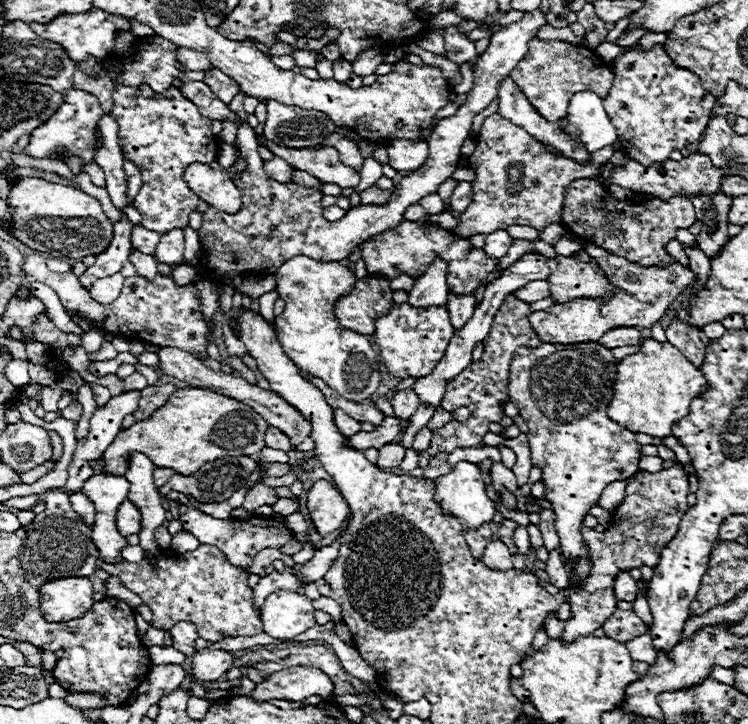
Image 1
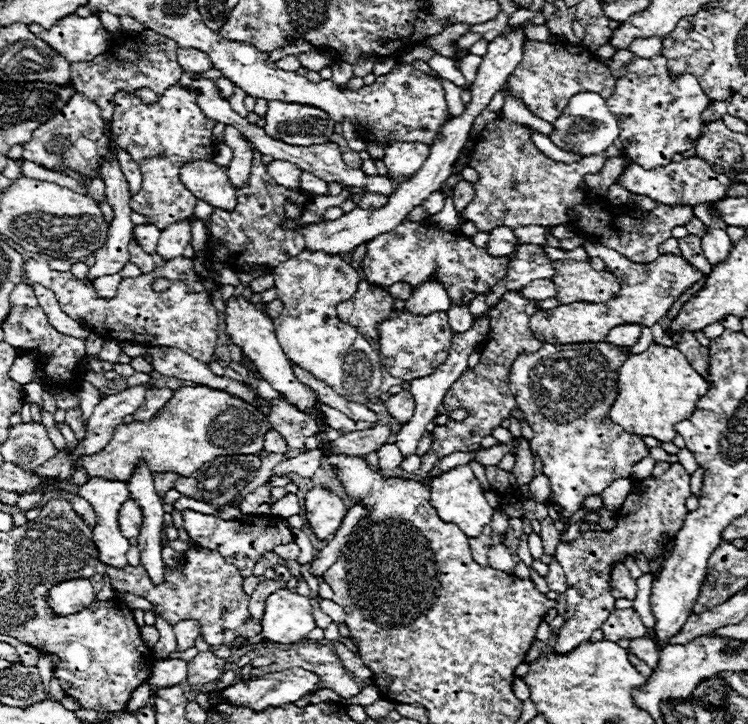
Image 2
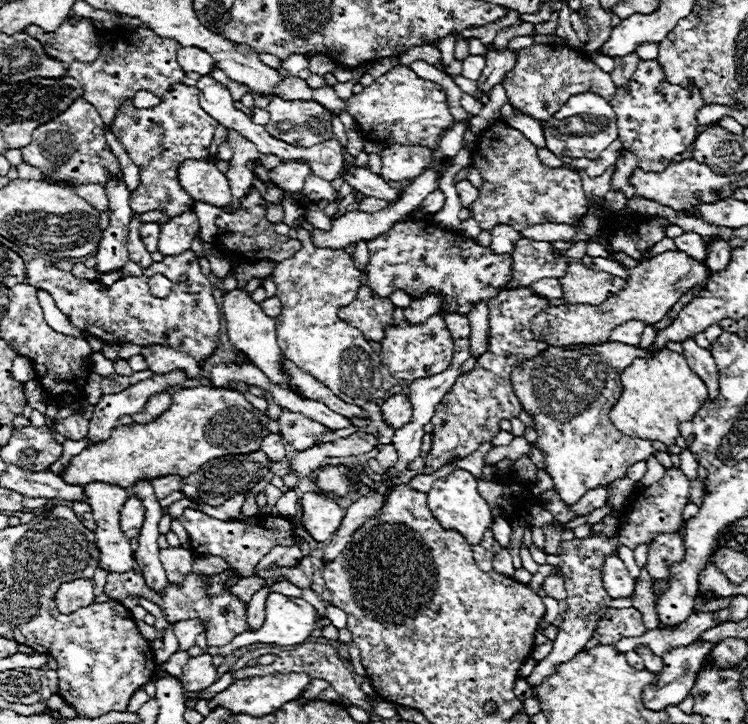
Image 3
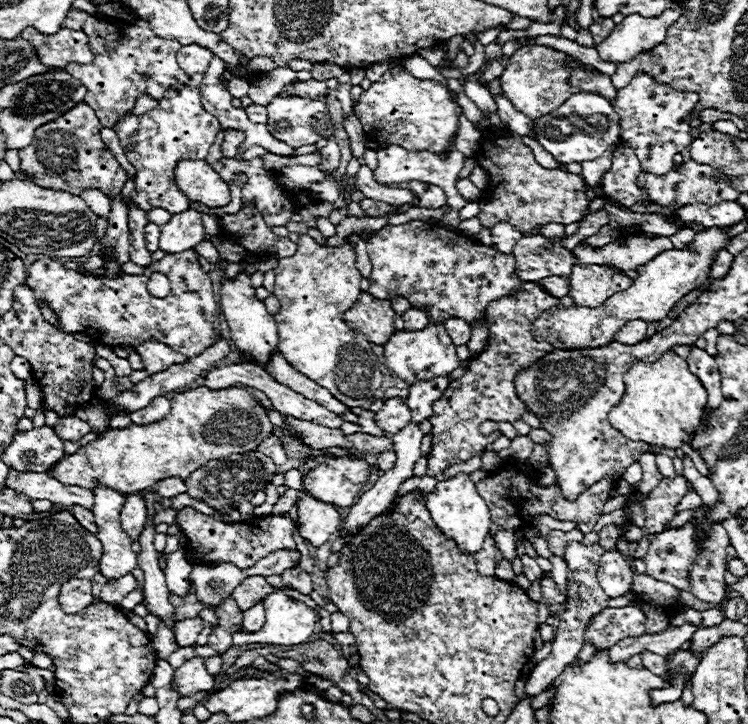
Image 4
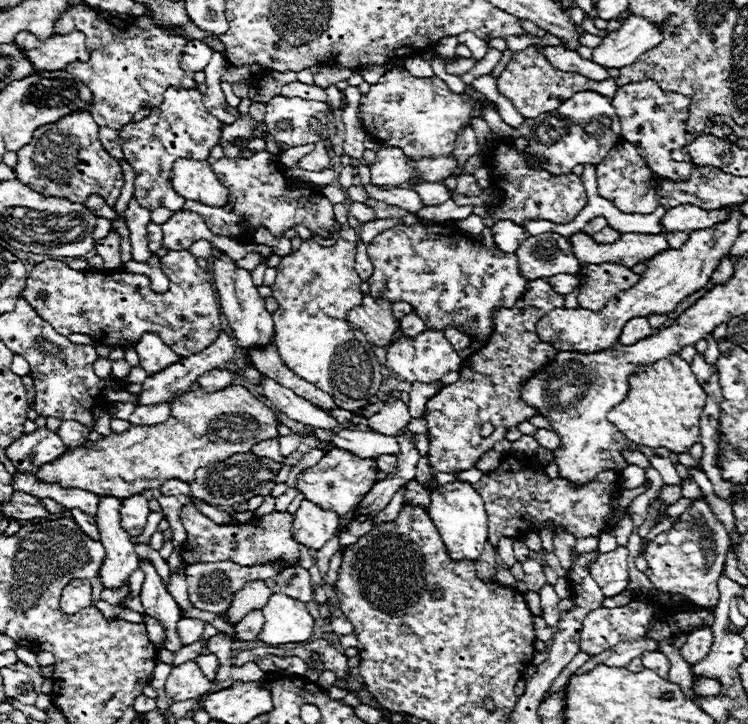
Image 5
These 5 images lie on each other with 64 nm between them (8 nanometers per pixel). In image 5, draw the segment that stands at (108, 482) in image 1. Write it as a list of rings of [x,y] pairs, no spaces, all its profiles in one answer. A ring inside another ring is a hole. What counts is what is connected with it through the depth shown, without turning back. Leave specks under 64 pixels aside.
[[[100,498],[96,524],[100,530],[100,542],[106,550],[106,558],[98,576],[104,588],[118,590],[126,584],[128,576],[140,566],[140,558],[134,552],[132,536],[120,526],[118,498]]]

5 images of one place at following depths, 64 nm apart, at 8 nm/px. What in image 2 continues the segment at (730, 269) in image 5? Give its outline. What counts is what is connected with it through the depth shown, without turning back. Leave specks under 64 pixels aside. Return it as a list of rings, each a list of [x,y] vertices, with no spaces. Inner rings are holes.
[[[712,204],[694,206],[694,216],[700,218],[708,226],[706,236],[702,236],[702,250],[704,250],[704,256],[708,258],[708,262],[712,266],[716,266],[728,258],[732,242],[726,234],[726,226],[722,226],[722,222],[718,222],[718,218],[714,218],[714,214],[710,214],[710,206]]]

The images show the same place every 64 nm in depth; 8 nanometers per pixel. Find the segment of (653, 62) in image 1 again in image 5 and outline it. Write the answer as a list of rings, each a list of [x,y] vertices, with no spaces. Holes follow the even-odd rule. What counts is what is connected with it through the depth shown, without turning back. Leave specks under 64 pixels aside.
[[[630,82],[620,86],[612,98],[616,114],[622,118],[622,138],[638,146],[638,154],[650,162],[650,168],[664,178],[686,182],[692,174],[692,162],[674,162],[670,152],[674,148],[686,146],[686,118],[688,118],[690,98],[682,94],[664,94],[654,82]]]

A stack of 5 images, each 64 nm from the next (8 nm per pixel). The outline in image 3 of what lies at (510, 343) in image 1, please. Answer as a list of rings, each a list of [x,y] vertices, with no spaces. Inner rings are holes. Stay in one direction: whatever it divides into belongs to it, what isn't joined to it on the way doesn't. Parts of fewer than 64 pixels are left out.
[[[530,286],[504,290],[502,294],[498,294],[498,298],[488,302],[490,312],[488,350],[482,356],[478,356],[476,366],[470,372],[456,378],[450,392],[436,406],[436,414],[430,420],[434,424],[432,450],[426,456],[426,466],[422,470],[424,474],[434,474],[450,460],[462,460],[470,456],[474,450],[478,450],[482,442],[492,442],[492,438],[498,434],[500,420],[518,418],[518,414],[522,412],[522,404],[512,390],[510,374],[514,366],[520,366],[522,360],[534,358],[538,352],[548,348],[546,342],[536,342],[534,338],[530,338],[530,332],[524,334],[523,329],[530,326],[526,325],[526,322],[547,308],[548,300],[534,294]]]

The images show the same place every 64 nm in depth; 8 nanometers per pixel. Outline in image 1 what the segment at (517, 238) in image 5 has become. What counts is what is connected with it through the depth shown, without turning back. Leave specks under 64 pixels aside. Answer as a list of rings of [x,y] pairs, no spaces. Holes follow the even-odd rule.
[[[494,230],[494,234],[486,236],[486,244],[484,244],[484,252],[490,258],[502,258],[506,256],[508,248],[512,246],[512,238],[506,230]]]

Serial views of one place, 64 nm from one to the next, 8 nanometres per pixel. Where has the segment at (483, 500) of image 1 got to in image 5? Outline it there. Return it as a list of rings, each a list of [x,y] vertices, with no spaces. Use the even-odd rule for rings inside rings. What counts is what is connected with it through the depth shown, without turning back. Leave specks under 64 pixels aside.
[[[456,480],[456,482],[444,484],[438,490],[434,490],[430,494],[430,498],[432,498],[432,502],[430,502],[428,516],[432,518],[434,526],[438,528],[442,542],[444,542],[446,550],[450,552],[448,556],[454,562],[478,560],[478,556],[484,550],[484,544],[488,542],[488,514],[484,510],[482,496],[478,496],[478,492],[468,482]]]

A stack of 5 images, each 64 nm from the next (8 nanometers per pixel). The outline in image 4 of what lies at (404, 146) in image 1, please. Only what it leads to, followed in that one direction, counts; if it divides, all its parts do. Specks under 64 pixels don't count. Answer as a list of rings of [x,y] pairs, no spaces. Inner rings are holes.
[[[388,146],[388,148],[378,150],[378,168],[374,170],[374,180],[382,184],[402,184],[410,180],[422,180],[422,182],[442,186],[442,190],[446,190],[447,204],[450,204],[452,210],[440,220],[440,224],[444,228],[450,228],[450,226],[458,226],[458,210],[468,204],[456,190],[458,174],[466,159],[457,150],[446,154],[430,154],[430,152],[408,152],[402,146]]]

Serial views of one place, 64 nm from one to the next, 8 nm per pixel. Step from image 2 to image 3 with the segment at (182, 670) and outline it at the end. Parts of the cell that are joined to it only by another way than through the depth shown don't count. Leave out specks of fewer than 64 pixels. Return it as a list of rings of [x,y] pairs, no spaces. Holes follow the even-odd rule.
[[[178,650],[178,652],[174,652],[174,654],[168,658],[168,662],[164,662],[164,670],[166,670],[168,674],[172,674],[172,676],[178,676],[178,674],[182,672],[182,666],[184,666],[188,660],[190,660],[188,650]]]

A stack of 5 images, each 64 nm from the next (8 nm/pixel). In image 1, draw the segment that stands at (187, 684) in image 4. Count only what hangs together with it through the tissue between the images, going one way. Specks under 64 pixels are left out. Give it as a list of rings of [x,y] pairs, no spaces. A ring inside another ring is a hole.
[[[200,650],[192,658],[192,676],[200,682],[214,682],[222,678],[232,666],[232,654],[222,650]]]

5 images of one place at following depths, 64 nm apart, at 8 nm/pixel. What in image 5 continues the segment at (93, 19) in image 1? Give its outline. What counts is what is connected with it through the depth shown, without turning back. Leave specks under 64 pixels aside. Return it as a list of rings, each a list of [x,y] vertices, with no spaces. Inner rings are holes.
[[[20,32],[14,38],[16,46],[22,48],[26,58],[38,72],[64,70],[66,64],[70,62],[86,62],[90,54],[86,50],[84,40],[86,38],[82,32],[66,36],[50,36],[46,40],[38,40],[30,32]]]

